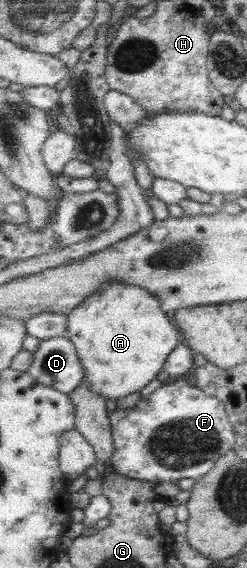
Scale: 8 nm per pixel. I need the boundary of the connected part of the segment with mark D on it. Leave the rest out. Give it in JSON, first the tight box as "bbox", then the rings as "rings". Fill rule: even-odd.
{"bbox":[27,335,85,394],"rings":[[[66,335],[43,340],[34,356],[27,372],[38,382],[70,394],[84,381],[85,370],[77,348]]]}

